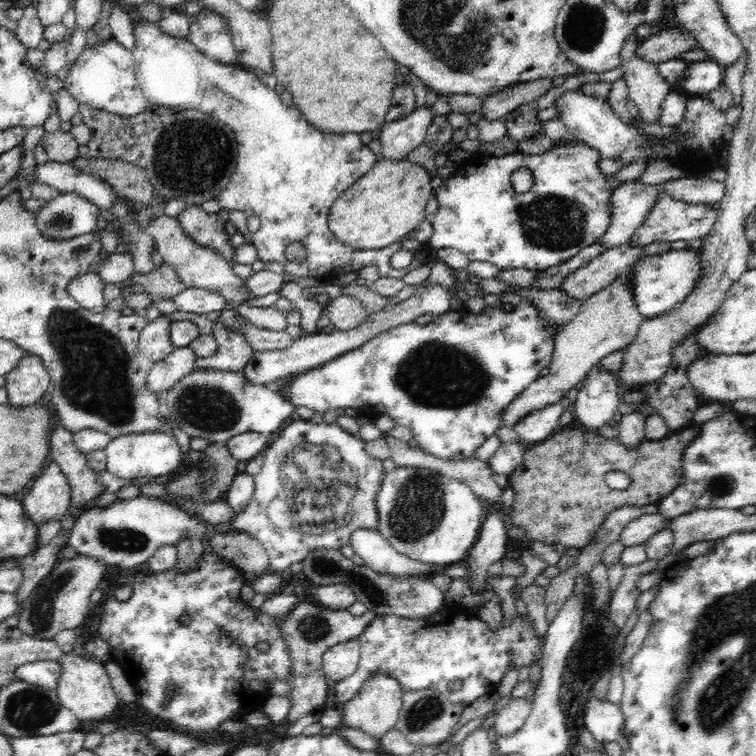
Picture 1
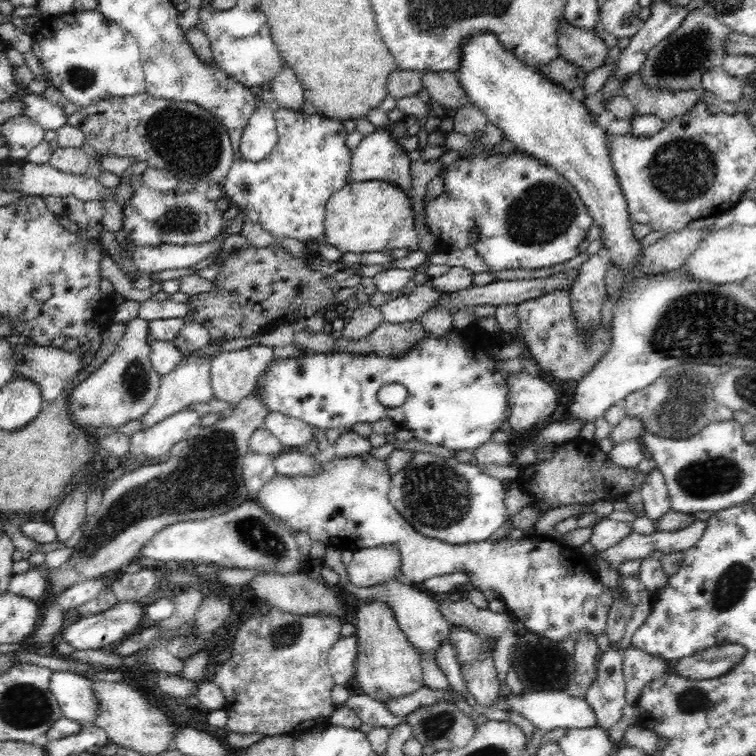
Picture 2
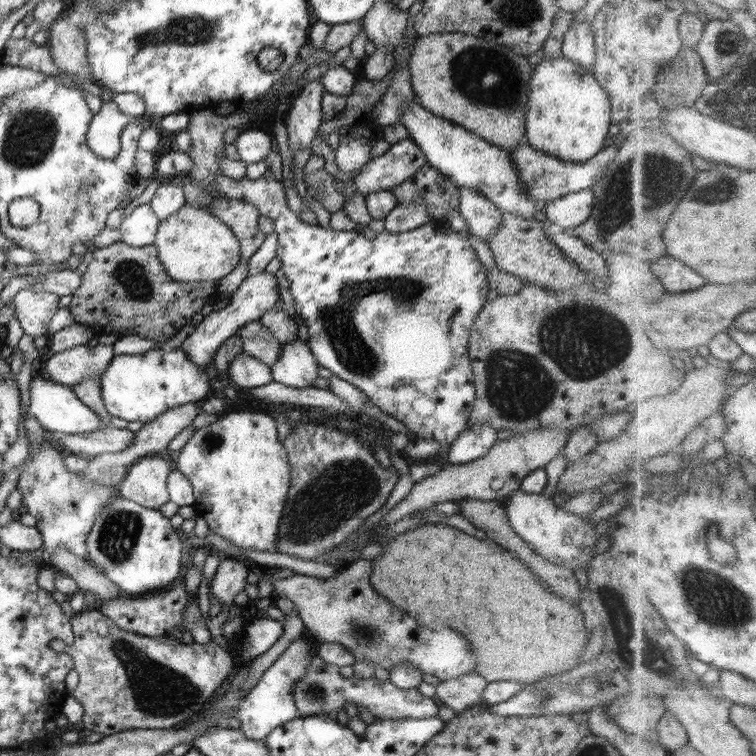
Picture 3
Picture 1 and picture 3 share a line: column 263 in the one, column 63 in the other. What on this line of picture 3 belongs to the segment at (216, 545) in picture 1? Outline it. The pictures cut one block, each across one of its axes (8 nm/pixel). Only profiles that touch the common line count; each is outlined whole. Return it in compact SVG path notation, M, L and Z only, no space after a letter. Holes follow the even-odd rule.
M56 548L51 555L46 555L46 560L50 567L55 571L60 571L66 576L70 576L72 580L78 583L80 592L93 592L98 596L99 602L108 599L118 599L118 597L124 594L121 590L112 582L104 573L98 572L96 566L85 557L78 557L72 552L69 552L66 548Z

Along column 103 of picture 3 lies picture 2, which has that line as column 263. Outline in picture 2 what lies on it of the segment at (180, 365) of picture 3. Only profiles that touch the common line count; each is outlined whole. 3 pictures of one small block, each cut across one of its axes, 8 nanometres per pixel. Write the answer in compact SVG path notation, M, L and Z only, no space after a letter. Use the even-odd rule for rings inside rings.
M475 323L471 324L464 330L450 329L447 333L440 337L435 337L428 333L421 341L418 341L406 354L394 357L392 355L377 355L377 354L361 354L344 352L330 352L330 353L316 353L312 352L304 356L296 356L296 358L280 358L280 360L272 360L268 362L264 374L260 374L256 386L254 386L254 393L260 397L269 408L269 412L284 414L285 416L296 418L300 421L315 428L315 430L347 430L352 431L352 426L358 422L376 423L382 418L388 418L397 424L398 429L412 430L414 437L420 442L442 446L444 448L454 451L468 451L474 453L480 446L486 442L491 441L494 432L497 432L500 425L509 421L512 410L509 410L508 403L508 374L496 371L496 364L498 359L494 359L489 354L489 349L493 346L502 345L501 339L479 328ZM385 384L403 384L407 388L407 398L404 404L399 408L386 408L379 404L377 392Z

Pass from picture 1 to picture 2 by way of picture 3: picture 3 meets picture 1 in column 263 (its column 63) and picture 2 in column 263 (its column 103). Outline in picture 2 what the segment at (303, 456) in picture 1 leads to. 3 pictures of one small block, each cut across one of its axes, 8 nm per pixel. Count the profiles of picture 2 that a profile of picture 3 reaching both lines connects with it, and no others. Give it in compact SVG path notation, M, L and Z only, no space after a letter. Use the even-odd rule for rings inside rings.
M318 452L314 457L318 459L318 461L322 462L324 465L324 474L326 476L320 477L316 482L313 480L305 480L302 478L292 478L292 477L283 477L277 476L272 478L271 481L267 483L256 498L257 503L268 513L271 514L280 524L283 524L290 530L294 535L296 532L305 532L310 537L310 541L314 542L323 542L326 547L334 546L338 548L340 551L350 550L353 553L356 553L358 550L370 549L370 548L381 548L388 547L389 545L398 546L398 551L400 551L400 570L404 580L410 583L415 583L419 585L421 582L424 582L427 578L432 578L433 576L440 576L443 574L448 574L454 571L462 571L468 575L469 584L473 586L474 589L478 588L481 592L484 592L488 588L496 591L498 593L498 598L502 600L505 604L505 608L508 613L510 613L515 622L518 623L518 626L521 630L521 633L532 631L540 636L544 636L544 638L550 638L550 640L559 641L566 637L567 635L571 635L575 639L575 634L579 633L582 629L584 631L588 631L588 633L592 633L596 635L596 637L600 634L604 634L607 629L607 616L608 611L611 609L611 604L613 601L613 592L607 587L603 585L603 582L600 582L598 575L594 569L593 563L590 557L582 554L579 549L573 550L572 548L565 546L564 543L554 537L542 537L537 535L524 536L518 540L512 540L511 538L504 537L499 542L489 542L489 540L483 542L474 542L469 544L464 544L461 546L453 546L448 543L441 542L438 539L424 537L424 534L420 534L416 532L416 529L392 506L390 499L388 498L389 489L391 486L391 473L389 472L389 467L386 461L377 459L376 457L370 455L369 457L364 458L364 456L346 456L338 457L334 454L327 454Z

